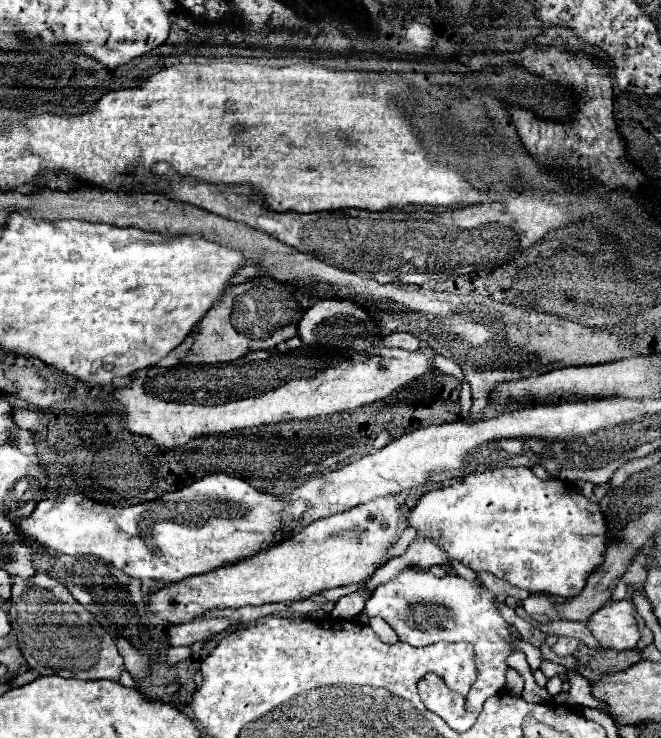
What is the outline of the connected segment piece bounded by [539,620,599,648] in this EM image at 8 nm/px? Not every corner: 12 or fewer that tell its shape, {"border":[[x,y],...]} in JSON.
{"border":[[549,620],[539,624],[547,636],[577,638],[589,648],[599,648],[585,622]]}

